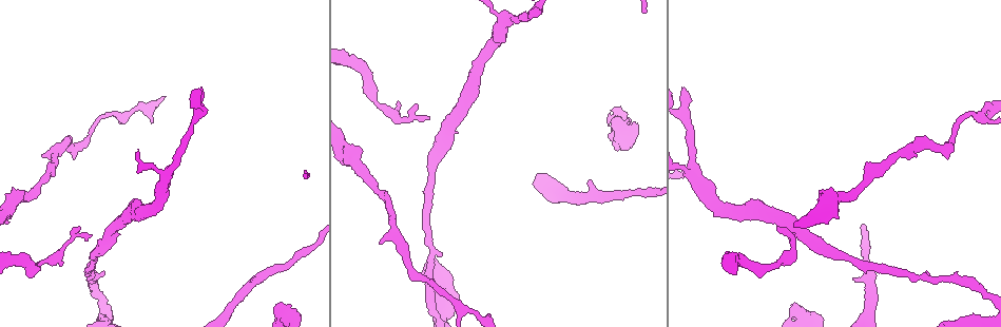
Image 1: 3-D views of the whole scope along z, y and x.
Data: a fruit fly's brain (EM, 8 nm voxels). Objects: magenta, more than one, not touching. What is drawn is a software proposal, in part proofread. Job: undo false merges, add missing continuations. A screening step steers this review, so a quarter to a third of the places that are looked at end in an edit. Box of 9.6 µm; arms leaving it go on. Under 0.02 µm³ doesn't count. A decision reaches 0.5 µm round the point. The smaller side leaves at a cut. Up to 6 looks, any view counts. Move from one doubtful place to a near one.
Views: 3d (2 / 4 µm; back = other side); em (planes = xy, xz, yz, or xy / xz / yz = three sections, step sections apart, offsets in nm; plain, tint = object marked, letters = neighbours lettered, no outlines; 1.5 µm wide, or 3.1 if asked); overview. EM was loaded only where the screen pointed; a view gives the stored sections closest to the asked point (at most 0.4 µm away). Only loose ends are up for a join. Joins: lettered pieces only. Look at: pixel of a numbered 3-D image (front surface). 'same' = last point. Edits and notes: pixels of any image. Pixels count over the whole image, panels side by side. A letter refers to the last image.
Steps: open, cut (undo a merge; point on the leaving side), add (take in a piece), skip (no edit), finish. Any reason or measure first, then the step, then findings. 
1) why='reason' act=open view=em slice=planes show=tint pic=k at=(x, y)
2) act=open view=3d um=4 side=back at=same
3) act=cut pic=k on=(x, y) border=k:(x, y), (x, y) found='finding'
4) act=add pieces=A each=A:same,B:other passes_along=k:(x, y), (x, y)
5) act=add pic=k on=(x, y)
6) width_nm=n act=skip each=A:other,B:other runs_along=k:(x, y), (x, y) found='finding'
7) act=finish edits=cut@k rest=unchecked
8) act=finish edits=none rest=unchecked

why='free end' act=open view=em slice=planes show=letters pic=1 at=(590, 183)

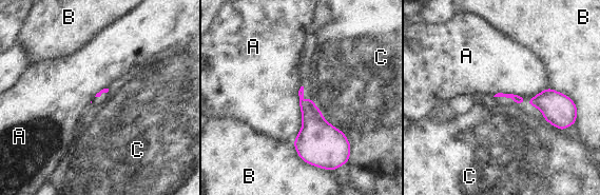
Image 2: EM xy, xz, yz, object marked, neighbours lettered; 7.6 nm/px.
act=skip each=A:other,B:other,C:other border=2:(301, 85), (302, 129), (293, 141) found='no lettered piece goes on from it'

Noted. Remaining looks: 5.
why='thick end' act=open view=em slice=planes show=letters pic=1 at=(275, 306)

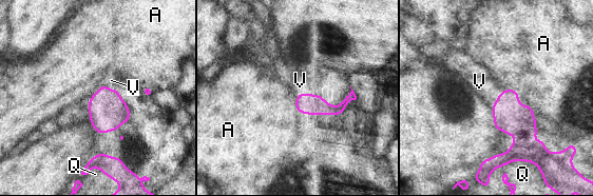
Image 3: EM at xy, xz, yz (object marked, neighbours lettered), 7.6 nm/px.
act=add pieces=V each=A:other,Q:other,V:same passes_along=3:(517, 120), (498, 99), (479, 81) found='the neuron continues'

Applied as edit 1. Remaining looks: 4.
act=open view=overview

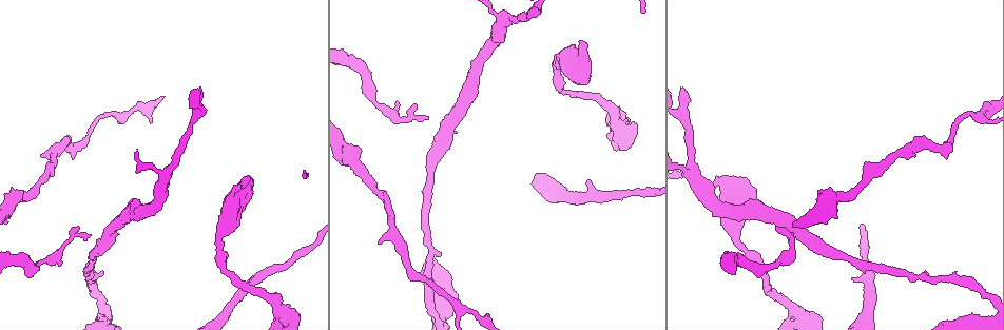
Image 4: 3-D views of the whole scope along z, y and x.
why='branch stops here' act=open view=3d um=4 pic=4 at=(200, 89)

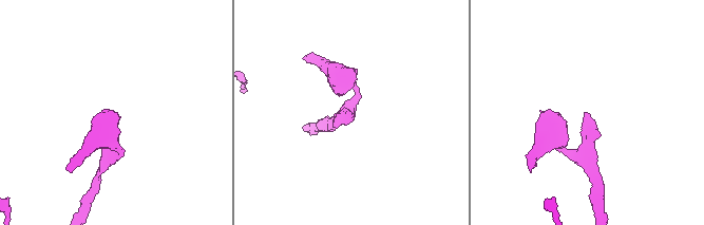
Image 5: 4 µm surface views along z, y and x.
why='need the tissue' act=open view=em slice=planes show=tint pic=5 at=(353, 115)

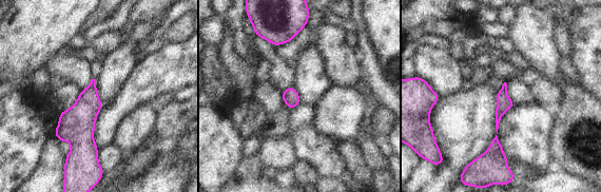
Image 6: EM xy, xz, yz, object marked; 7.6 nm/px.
act=open view=em slice=planes show=letters at=same

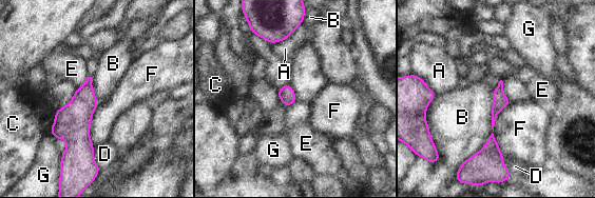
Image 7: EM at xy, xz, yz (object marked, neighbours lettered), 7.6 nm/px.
act=skip each=A:other,B:other,C:other,D:other,E:other,F:other,G:other border=7:(501, 79), (492, 134), (463, 161) found='no lettered piece goes on from it'

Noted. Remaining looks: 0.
act=finish edits=add@3 rest=unchecked

